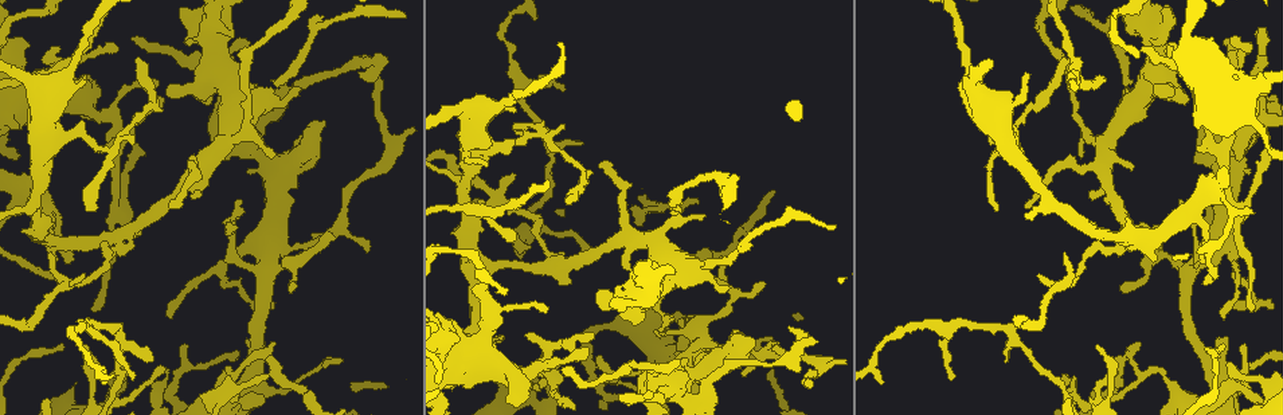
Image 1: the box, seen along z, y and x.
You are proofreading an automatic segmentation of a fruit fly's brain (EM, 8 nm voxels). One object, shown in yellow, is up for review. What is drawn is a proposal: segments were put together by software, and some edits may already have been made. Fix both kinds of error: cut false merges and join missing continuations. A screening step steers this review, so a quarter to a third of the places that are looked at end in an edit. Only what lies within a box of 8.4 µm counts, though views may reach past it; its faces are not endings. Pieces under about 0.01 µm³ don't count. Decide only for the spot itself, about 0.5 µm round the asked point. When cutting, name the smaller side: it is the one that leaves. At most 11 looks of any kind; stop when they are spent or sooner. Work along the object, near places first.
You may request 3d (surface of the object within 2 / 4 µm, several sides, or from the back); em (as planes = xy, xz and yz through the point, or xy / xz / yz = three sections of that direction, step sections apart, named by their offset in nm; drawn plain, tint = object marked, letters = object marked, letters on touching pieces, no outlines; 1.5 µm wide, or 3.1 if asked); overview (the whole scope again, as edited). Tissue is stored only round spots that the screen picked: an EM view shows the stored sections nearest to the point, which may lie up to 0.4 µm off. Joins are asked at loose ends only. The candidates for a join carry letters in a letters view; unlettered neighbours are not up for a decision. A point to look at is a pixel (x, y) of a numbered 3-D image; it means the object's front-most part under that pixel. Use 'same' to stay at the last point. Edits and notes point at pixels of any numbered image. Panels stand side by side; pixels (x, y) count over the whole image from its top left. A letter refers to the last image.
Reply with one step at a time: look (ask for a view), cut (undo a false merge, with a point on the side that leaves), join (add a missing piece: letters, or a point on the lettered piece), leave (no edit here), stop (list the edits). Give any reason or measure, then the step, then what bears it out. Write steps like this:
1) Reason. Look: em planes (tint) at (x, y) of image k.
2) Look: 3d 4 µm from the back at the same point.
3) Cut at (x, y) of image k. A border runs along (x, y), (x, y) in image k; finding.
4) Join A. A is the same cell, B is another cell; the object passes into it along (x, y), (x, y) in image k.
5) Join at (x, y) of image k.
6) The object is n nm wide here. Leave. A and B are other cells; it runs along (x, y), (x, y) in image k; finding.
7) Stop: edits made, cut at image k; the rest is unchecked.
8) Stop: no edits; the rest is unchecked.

Abrupt turn. Look: 3d 2 µm at (1241, 387) of image 1.

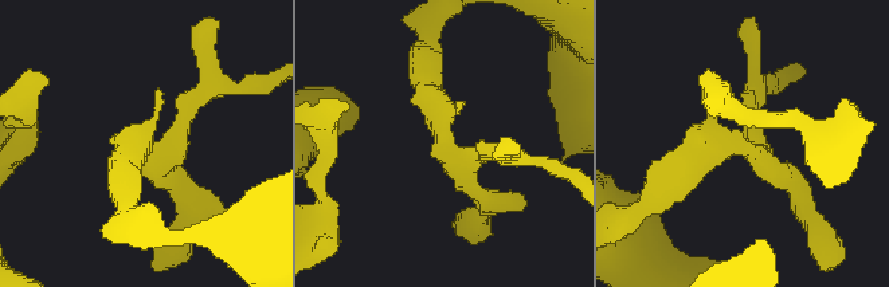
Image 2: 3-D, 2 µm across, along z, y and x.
Shape alone is not enough. Look: em xy step 4 (letters) at (749, 149) of image 2.

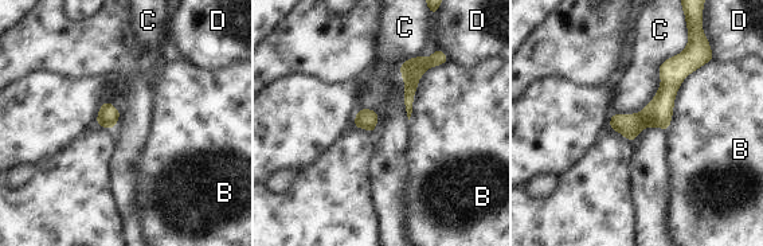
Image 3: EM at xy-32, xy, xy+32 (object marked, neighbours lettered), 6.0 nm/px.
Another direction. Look: em planes (letters) at the same point.

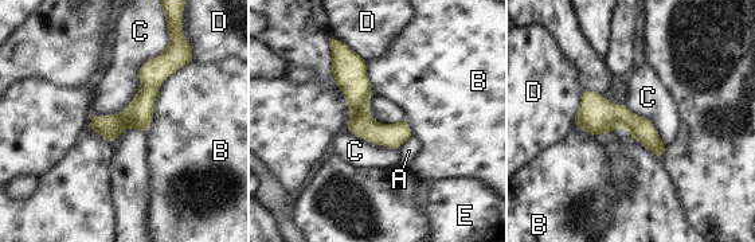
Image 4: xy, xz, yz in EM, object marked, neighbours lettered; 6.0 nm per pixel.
Leave. A, B, C, D and E are other cells; a border runs along (168, 43), (120, 113), (93, 116) in image 4; all the same neuron.

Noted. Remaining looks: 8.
Free end. Look: em yz step 4 (letters) at (996, 208) of image 1.

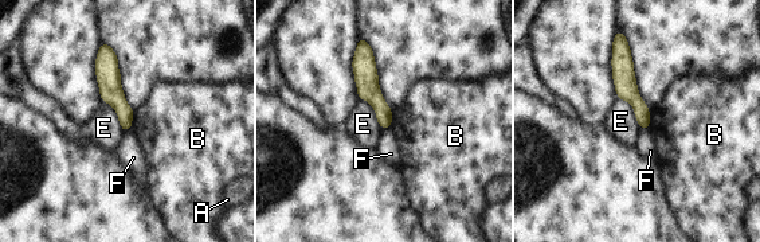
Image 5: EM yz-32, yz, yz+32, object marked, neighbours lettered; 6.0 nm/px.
Look: em planes (letters) at the same point.

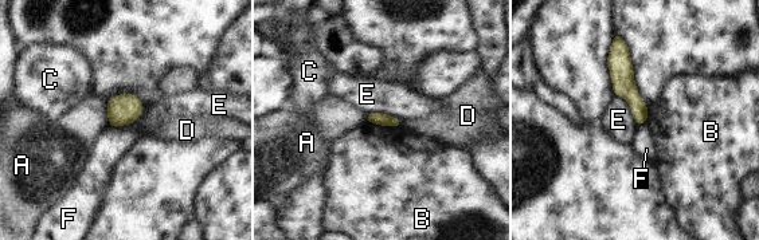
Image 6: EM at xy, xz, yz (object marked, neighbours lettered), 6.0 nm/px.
The longest contact is with E, 220 nm. Leave. A, B, C, D, E and F are other cells; it runs along (619, 40), (622, 83), (641, 121) in image 6; no lettered piece goes on from it.

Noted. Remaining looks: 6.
Tapers out. Look: em planes (plain) at (479, 163) of image 1.

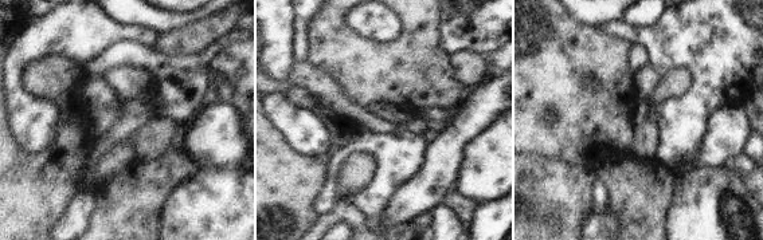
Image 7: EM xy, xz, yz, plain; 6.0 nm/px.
Look: em planes (letters) at the same point.

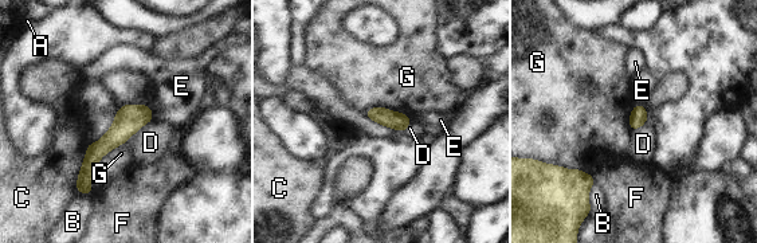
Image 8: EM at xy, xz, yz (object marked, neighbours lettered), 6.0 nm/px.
Leave. A, B, C, D, E, F and G are other cells; a border runs along (152, 120), (122, 144) in image 8; none of them fits.

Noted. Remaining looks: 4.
Look: em xz step 4 (letters) at (369, 249) of image 1.

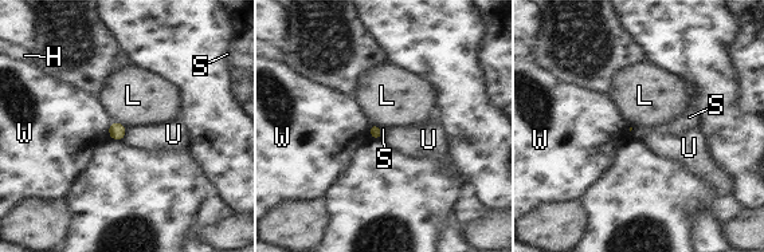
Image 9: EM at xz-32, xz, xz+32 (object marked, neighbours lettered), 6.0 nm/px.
Leave. H, L, S, U and W are other cells; a border runs along (128, 128), (121, 140) in image 9; no lettered piece goes on from it.

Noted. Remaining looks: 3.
Stop: no edits; the rest is unchecked.

